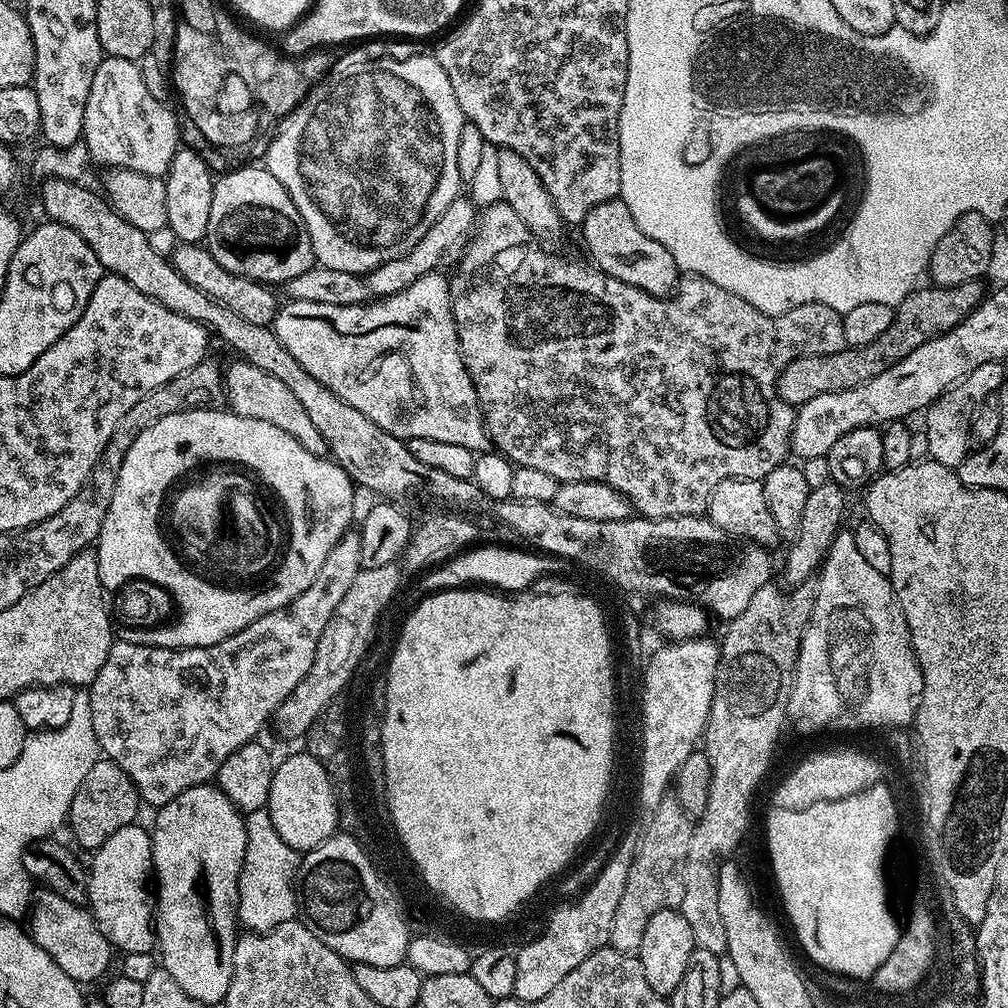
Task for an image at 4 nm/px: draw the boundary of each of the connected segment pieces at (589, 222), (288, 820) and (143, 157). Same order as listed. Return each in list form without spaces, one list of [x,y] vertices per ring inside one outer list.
[[[607,200],[602,202],[602,206],[594,206],[594,210],[586,214],[582,231],[584,244],[592,255],[591,263],[607,276],[618,278],[630,286],[638,286],[638,290],[651,296],[668,298],[673,295],[682,276],[680,269],[662,242],[654,242],[654,238],[638,230],[638,222],[634,222],[634,214],[630,214],[624,200]]]
[[[300,750],[275,765],[267,810],[279,838],[299,854],[317,848],[338,830],[339,812],[331,780],[322,762],[316,761],[306,750]]]
[[[105,55],[94,74],[90,98],[86,102],[82,144],[91,163],[161,178],[167,176],[170,162],[181,143],[176,116],[168,106],[146,90],[137,61]]]

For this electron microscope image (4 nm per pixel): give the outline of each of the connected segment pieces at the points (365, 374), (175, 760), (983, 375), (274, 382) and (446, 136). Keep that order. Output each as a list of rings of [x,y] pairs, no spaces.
[[[443,271],[422,274],[422,278],[418,278],[410,286],[406,286],[406,290],[393,296],[376,298],[371,302],[354,306],[329,306],[326,302],[302,302],[301,300],[288,300],[285,305],[285,308],[283,305],[277,311],[274,321],[274,331],[278,342],[282,342],[282,346],[286,346],[286,350],[290,350],[290,354],[294,354],[294,358],[299,364],[313,378],[318,378],[318,382],[322,382],[322,386],[334,390],[334,394],[338,394],[338,398],[342,398],[342,402],[350,402],[350,406],[354,406],[354,410],[360,411],[361,414],[366,414],[366,418],[370,418],[370,422],[378,422],[378,426],[382,426],[382,430],[386,430],[386,434],[394,434],[399,440],[405,442],[414,438],[434,438],[434,442],[451,442],[457,446],[466,446],[466,450],[477,454],[489,451],[490,441],[486,427],[486,412],[480,407],[472,374],[466,370],[466,362],[460,353],[460,339],[452,313],[452,286],[449,277]]]
[[[350,530],[336,543],[334,550],[330,550],[326,562],[322,562],[322,570],[318,570],[318,578],[314,578],[314,582],[310,582],[310,586],[306,586],[306,590],[302,590],[302,594],[298,594],[298,598],[294,598],[286,606],[282,606],[270,614],[262,614],[262,618],[258,618],[258,622],[250,622],[250,626],[246,626],[246,630],[238,630],[238,634],[234,634],[214,646],[159,648],[158,646],[126,642],[122,639],[113,642],[110,646],[110,654],[106,654],[106,662],[102,662],[102,670],[98,670],[98,674],[92,679],[92,683],[87,689],[90,698],[90,714],[94,718],[94,734],[100,743],[101,753],[129,775],[136,784],[141,801],[145,805],[153,804],[153,809],[159,810],[166,802],[178,798],[178,794],[182,794],[182,790],[190,790],[199,784],[209,783],[222,766],[222,762],[226,762],[226,758],[230,758],[230,754],[234,754],[234,750],[253,743],[259,737],[256,735],[263,730],[264,723],[267,720],[269,723],[275,717],[278,706],[282,706],[282,702],[286,702],[286,698],[292,693],[294,686],[298,686],[298,682],[302,682],[302,678],[306,678],[306,674],[314,666],[314,654],[318,654],[318,638],[322,638],[322,630],[326,630],[326,622],[330,622],[330,618],[334,618],[334,610],[338,610],[338,602],[342,602],[342,597],[346,594],[346,590],[350,590],[354,578],[358,578],[361,567],[360,534],[359,531]]]
[[[999,360],[982,362],[982,366],[970,370],[970,374],[966,374],[966,378],[962,378],[953,388],[947,388],[923,413],[922,430],[926,434],[926,446],[931,459],[947,468],[959,469],[960,463],[970,455],[970,422],[976,408],[988,396],[997,395],[1005,387],[1004,367]]]
[[[239,358],[233,359],[229,368],[225,367],[222,372],[222,388],[226,393],[227,407],[246,420],[258,422],[270,422],[272,428],[286,430],[290,438],[296,440],[298,446],[302,446],[304,452],[309,452],[314,458],[324,458],[329,455],[328,446],[322,434],[310,422],[309,415],[302,407],[302,402],[294,398],[294,390],[290,390],[274,374],[266,374],[266,370],[258,370],[258,366],[249,364],[248,361]]]
[[[435,55],[408,56],[405,60],[352,60],[349,64],[337,63],[297,104],[300,105],[293,112],[291,109],[290,115],[283,121],[284,129],[273,140],[271,138],[267,145],[266,167],[270,174],[274,174],[274,178],[278,178],[278,182],[282,182],[282,186],[286,186],[290,198],[294,198],[294,206],[298,206],[298,214],[302,214],[302,222],[306,222],[306,230],[310,234],[310,242],[319,267],[346,270],[355,276],[364,276],[373,272],[380,264],[406,256],[430,230],[430,226],[434,226],[434,222],[442,218],[442,210],[446,210],[446,206],[450,206],[450,202],[454,202],[461,195],[458,134],[462,134],[462,126],[466,121],[458,106],[458,98],[454,98],[450,78],[446,78],[446,70],[438,66]]]

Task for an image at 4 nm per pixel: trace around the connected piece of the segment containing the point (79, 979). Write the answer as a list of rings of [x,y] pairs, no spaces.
[[[41,887],[33,895],[26,928],[32,940],[38,942],[38,946],[42,946],[42,950],[46,950],[46,954],[50,954],[77,984],[87,986],[109,975],[114,949],[87,907],[66,902],[66,898],[58,898],[49,888]]]

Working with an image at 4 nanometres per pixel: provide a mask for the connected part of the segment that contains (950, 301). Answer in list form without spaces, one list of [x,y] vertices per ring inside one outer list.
[[[971,280],[953,288],[917,287],[901,304],[895,305],[894,322],[890,322],[890,327],[880,337],[874,338],[870,346],[845,346],[838,354],[794,358],[794,362],[790,362],[782,370],[776,383],[776,393],[787,404],[799,406],[810,402],[810,398],[818,398],[818,394],[850,390],[870,382],[870,378],[878,378],[878,374],[902,362],[906,354],[918,350],[922,342],[930,342],[930,338],[946,334],[955,324],[961,324],[983,302],[986,289],[982,285],[980,280]]]

